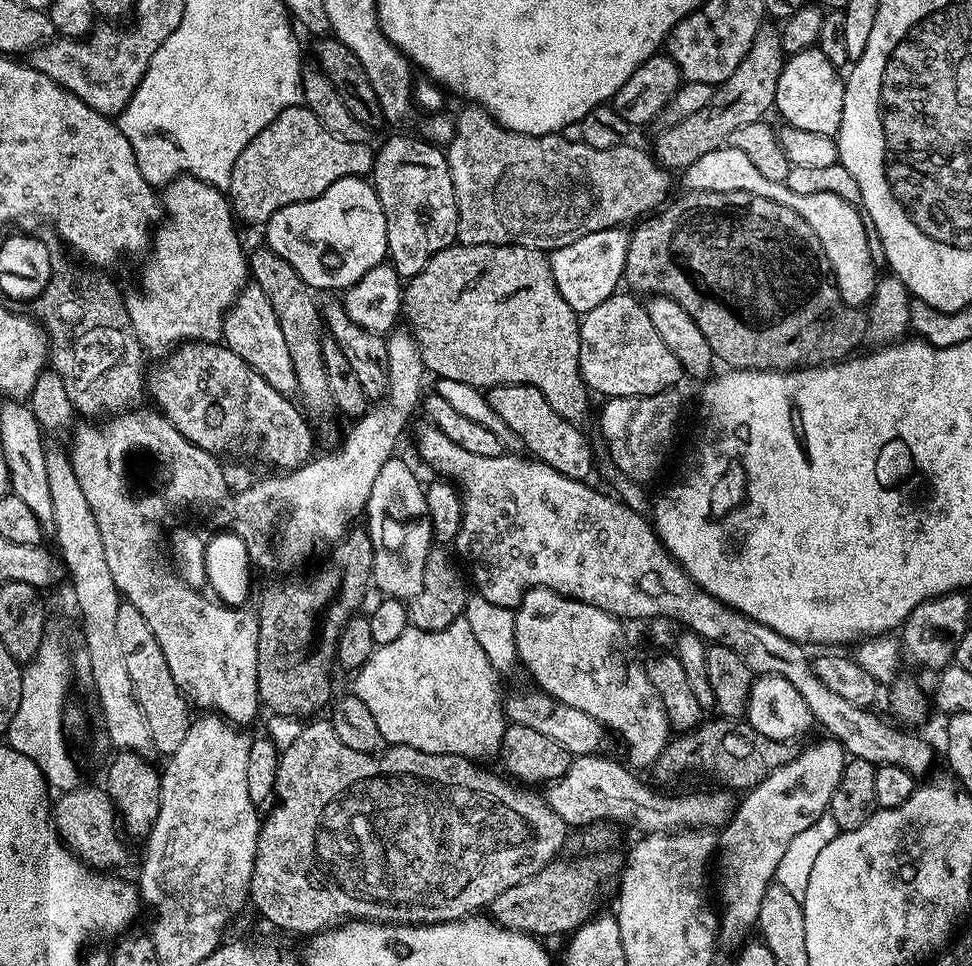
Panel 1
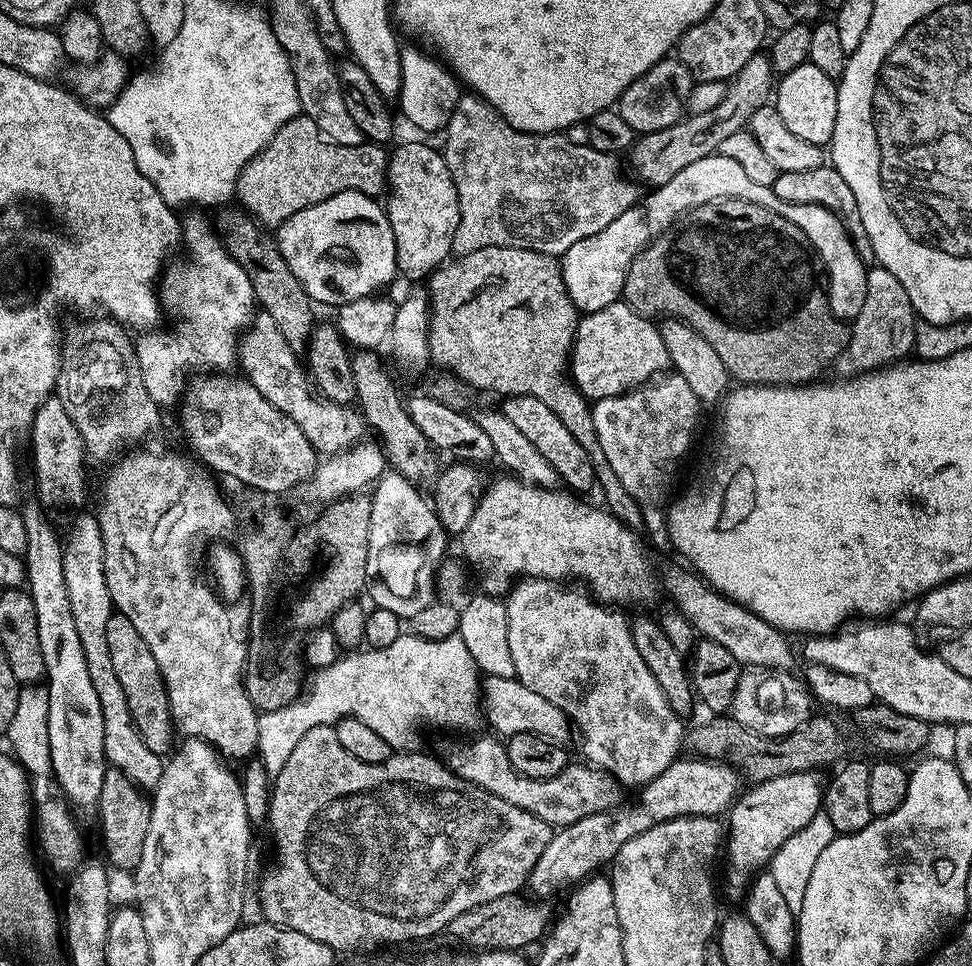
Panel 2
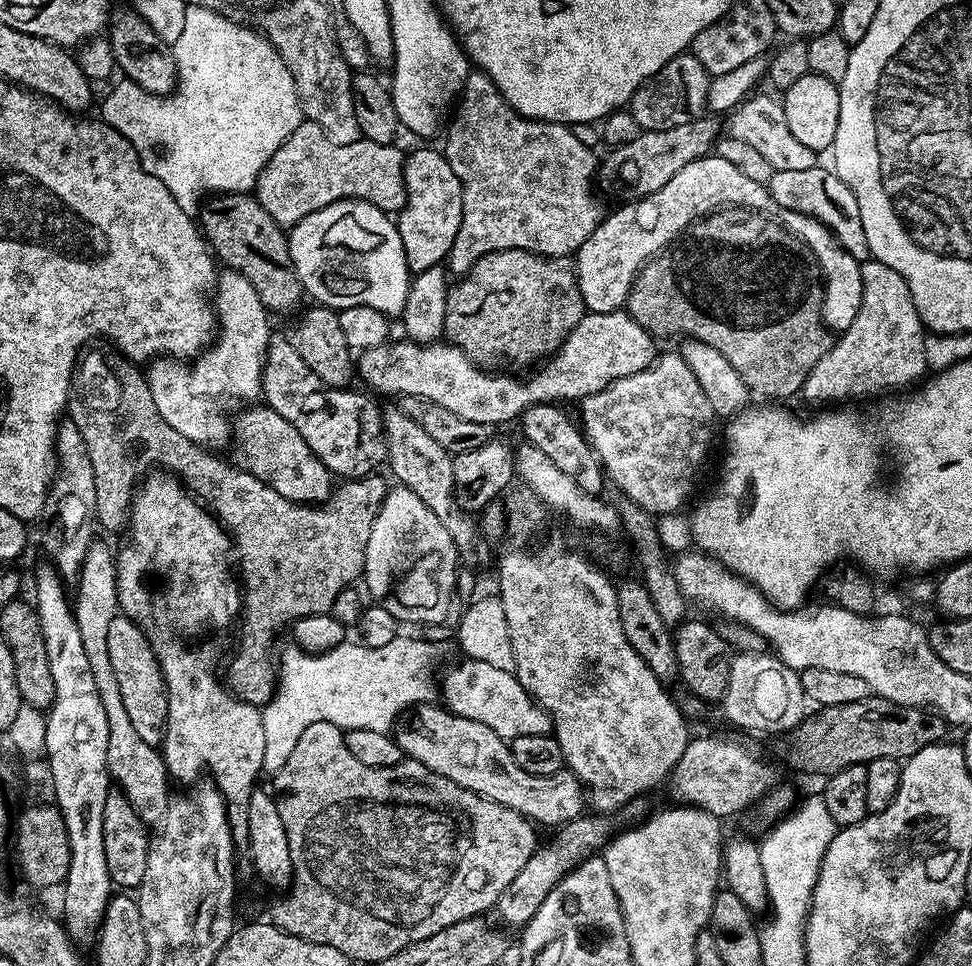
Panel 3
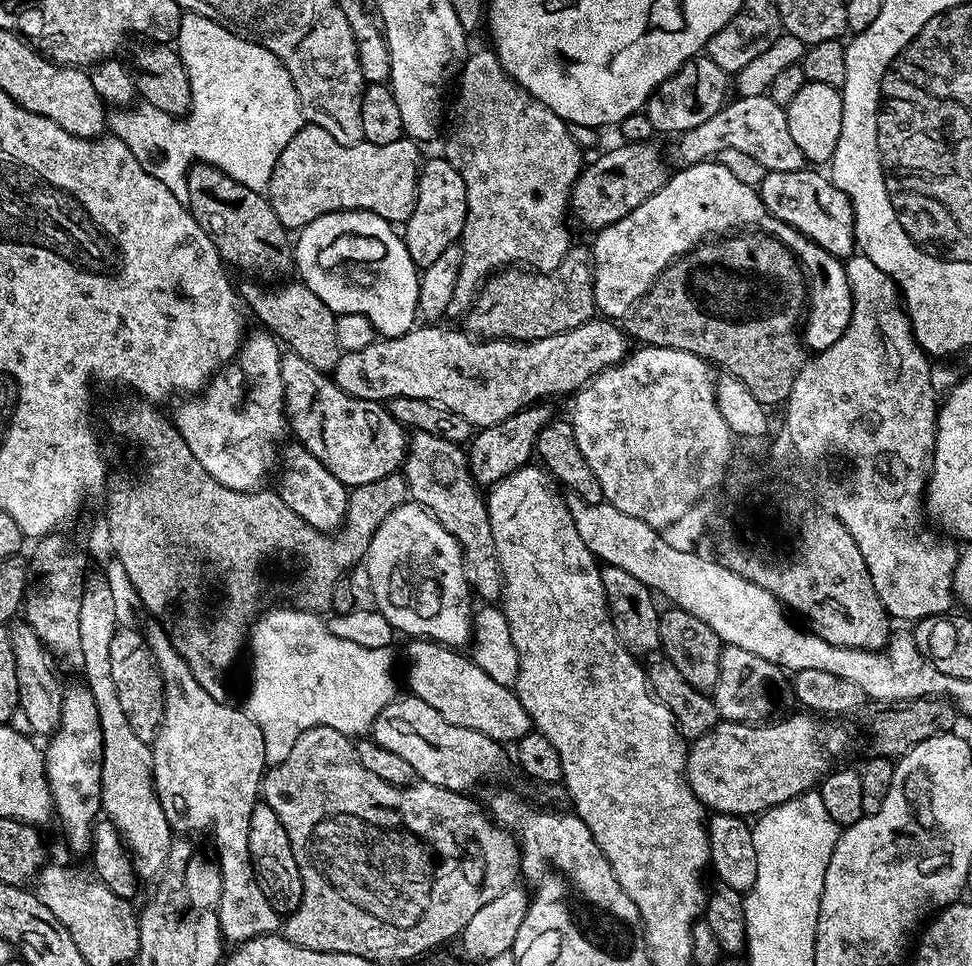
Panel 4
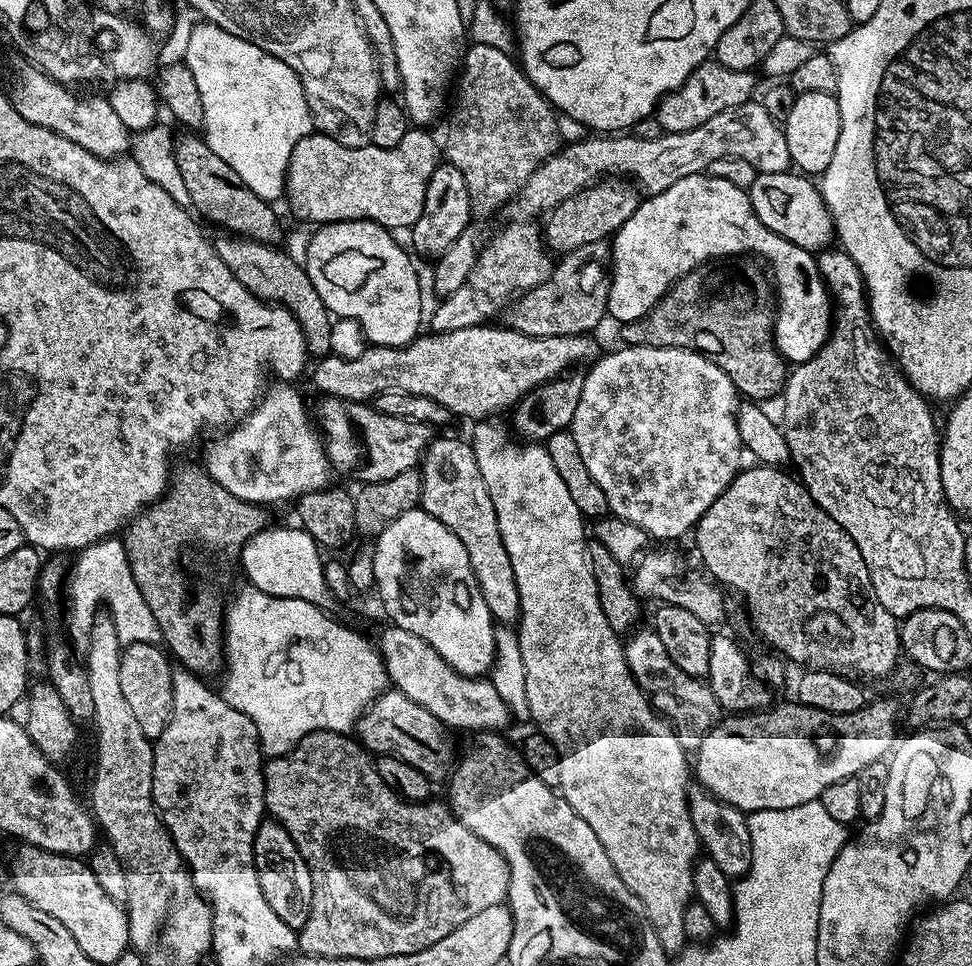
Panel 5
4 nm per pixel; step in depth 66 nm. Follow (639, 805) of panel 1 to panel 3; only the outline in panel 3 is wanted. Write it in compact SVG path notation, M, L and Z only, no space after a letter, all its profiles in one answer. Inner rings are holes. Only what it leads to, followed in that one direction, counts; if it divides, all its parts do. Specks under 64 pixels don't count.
M439 703L418 704L410 714L401 715L394 728L394 739L405 757L422 762L422 766L434 774L442 774L442 778L450 778L450 782L458 782L458 786L482 798L522 814L537 826L545 824L556 830L585 815L586 788L573 772L561 770L545 776L526 774L526 770L514 762L509 741L494 734L483 722L455 716Z

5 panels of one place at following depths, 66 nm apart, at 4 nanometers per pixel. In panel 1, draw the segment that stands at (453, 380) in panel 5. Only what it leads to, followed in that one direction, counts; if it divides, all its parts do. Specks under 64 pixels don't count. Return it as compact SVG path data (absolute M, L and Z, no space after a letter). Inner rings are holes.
M617 294L606 298L606 302L602 302L602 306L594 306L594 310L583 313L580 320L580 375L584 378L584 383L588 385L593 393L601 392L604 398L614 396L649 396L650 394L658 394L666 392L677 387L676 383L680 379L685 379L686 373L683 365L680 364L679 358L672 353L670 346L666 346L666 342L662 342L662 334L658 334L658 330L654 330L654 322L650 322L650 314L647 307L643 303L639 304L637 297L632 294Z

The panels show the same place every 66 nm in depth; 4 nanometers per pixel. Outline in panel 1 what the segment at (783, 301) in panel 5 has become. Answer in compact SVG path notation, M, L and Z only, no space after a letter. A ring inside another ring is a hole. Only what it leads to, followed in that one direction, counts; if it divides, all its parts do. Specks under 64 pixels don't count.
M727 146L718 150L710 150L710 154L702 154L698 162L683 169L685 189L688 192L749 192L762 198L770 198L782 206L790 206L803 220L810 230L818 234L818 242L822 242L822 250L826 250L826 258L832 267L832 274L842 298L851 308L867 305L876 289L878 273L872 261L872 248L868 245L870 228L857 205L838 198L838 194L823 192L822 194L797 194L790 190L787 182L770 182L750 162L742 150L734 150ZM623 227L607 228L586 234L578 238L578 242L570 242L570 246L555 248L550 253L552 273L558 290L578 314L594 310L594 306L602 306L606 298L617 295L619 288L616 287L624 280L629 239L629 233Z

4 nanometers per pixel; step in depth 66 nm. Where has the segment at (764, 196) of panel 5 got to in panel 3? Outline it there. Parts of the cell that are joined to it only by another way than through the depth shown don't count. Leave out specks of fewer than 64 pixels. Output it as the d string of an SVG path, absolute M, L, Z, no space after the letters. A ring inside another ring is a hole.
M817 166L810 170L773 172L766 187L777 209L785 208L796 216L807 216L820 221L836 237L837 244L849 252L855 260L863 262L869 259L866 234L862 230L862 218L858 214L858 202L846 186L846 182L842 182L842 178L838 178L835 171L828 169L827 172L823 166Z

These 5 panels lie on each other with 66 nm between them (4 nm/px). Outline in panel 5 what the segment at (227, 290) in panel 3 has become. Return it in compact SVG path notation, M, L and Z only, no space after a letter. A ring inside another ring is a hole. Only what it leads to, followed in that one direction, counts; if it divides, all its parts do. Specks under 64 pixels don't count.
M276 382L263 393L262 399L253 408L249 416L245 416L235 426L227 429L208 448L208 453L202 459L203 467L234 498L242 498L251 504L269 506L279 500L295 501L308 492L323 492L329 487L328 472L330 465L328 455L324 452L324 442L317 425L314 423L310 410L304 406L300 392L288 382Z

